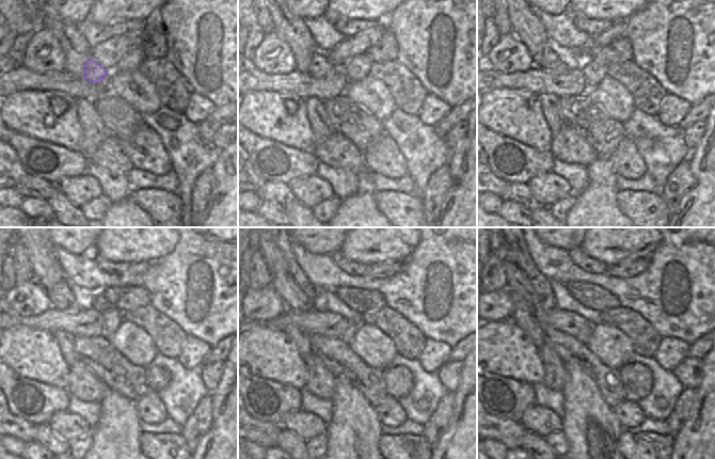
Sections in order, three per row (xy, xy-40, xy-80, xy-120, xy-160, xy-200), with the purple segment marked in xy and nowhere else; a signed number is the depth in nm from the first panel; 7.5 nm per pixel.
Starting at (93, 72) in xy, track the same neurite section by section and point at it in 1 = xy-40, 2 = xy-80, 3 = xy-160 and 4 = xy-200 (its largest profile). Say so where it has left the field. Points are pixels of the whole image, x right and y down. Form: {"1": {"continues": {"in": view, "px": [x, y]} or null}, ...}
{"1": {"continues": {"in": "xy-40", "px": [320, 65]}}, "2": {"continues": {"in": "xy-80", "px": [551, 60]}}, "3": {"continues": {"in": "xy-160", "px": [294, 298]}}, "4": {"continues": {"in": "xy-200", "px": [517, 283]}}}

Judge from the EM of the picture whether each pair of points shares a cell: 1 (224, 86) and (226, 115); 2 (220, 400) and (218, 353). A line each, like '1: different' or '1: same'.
1: different
2: different

